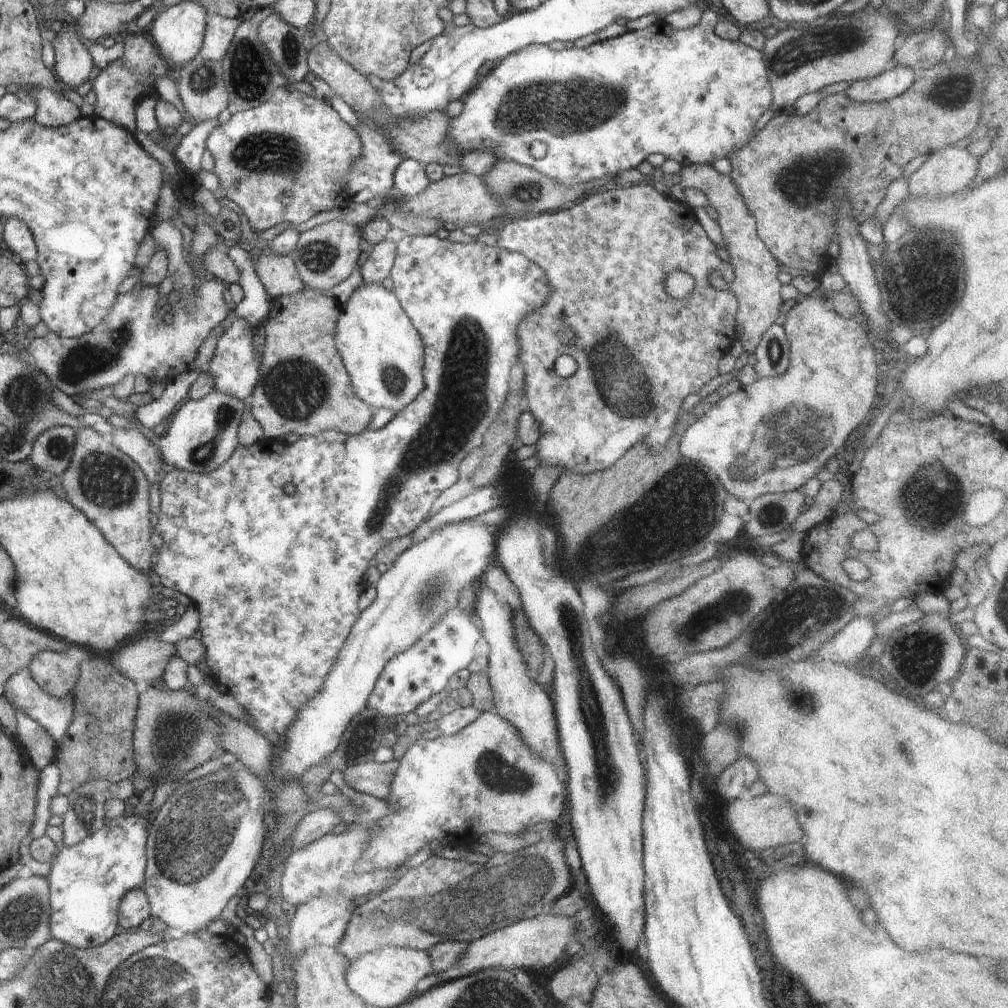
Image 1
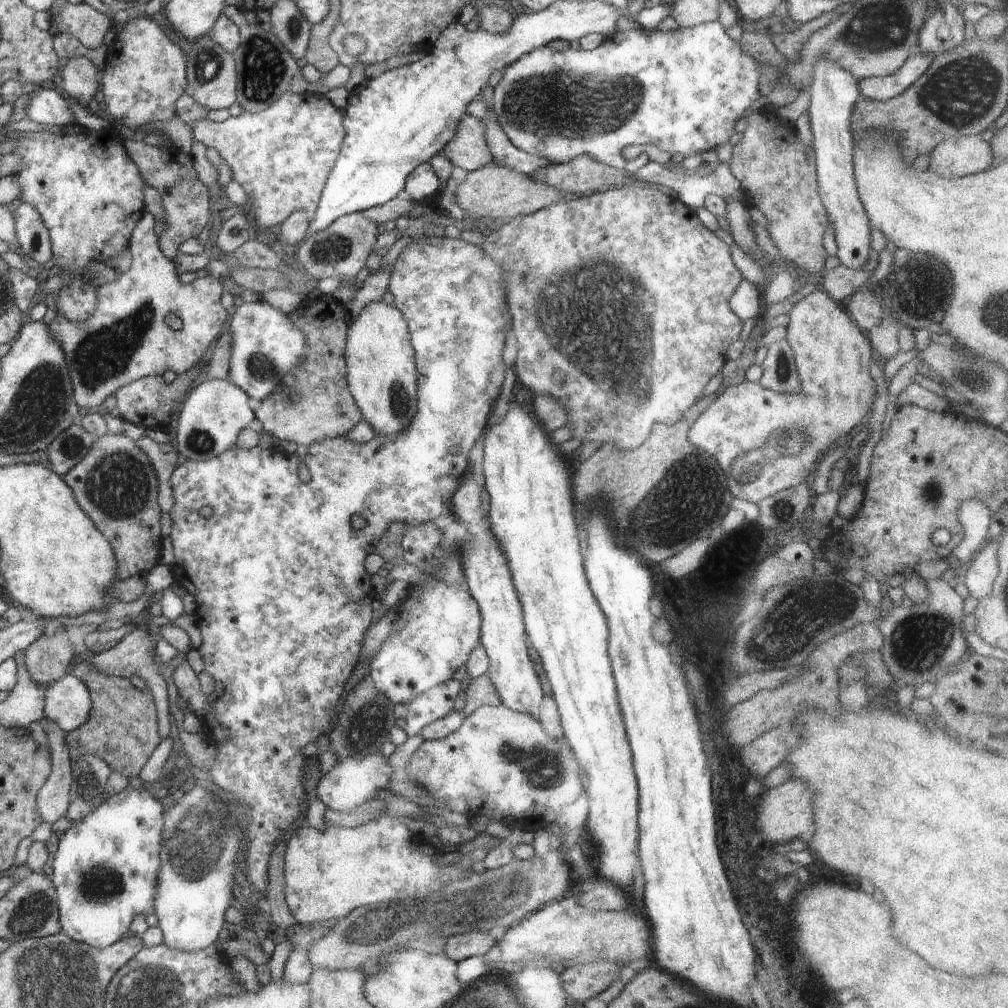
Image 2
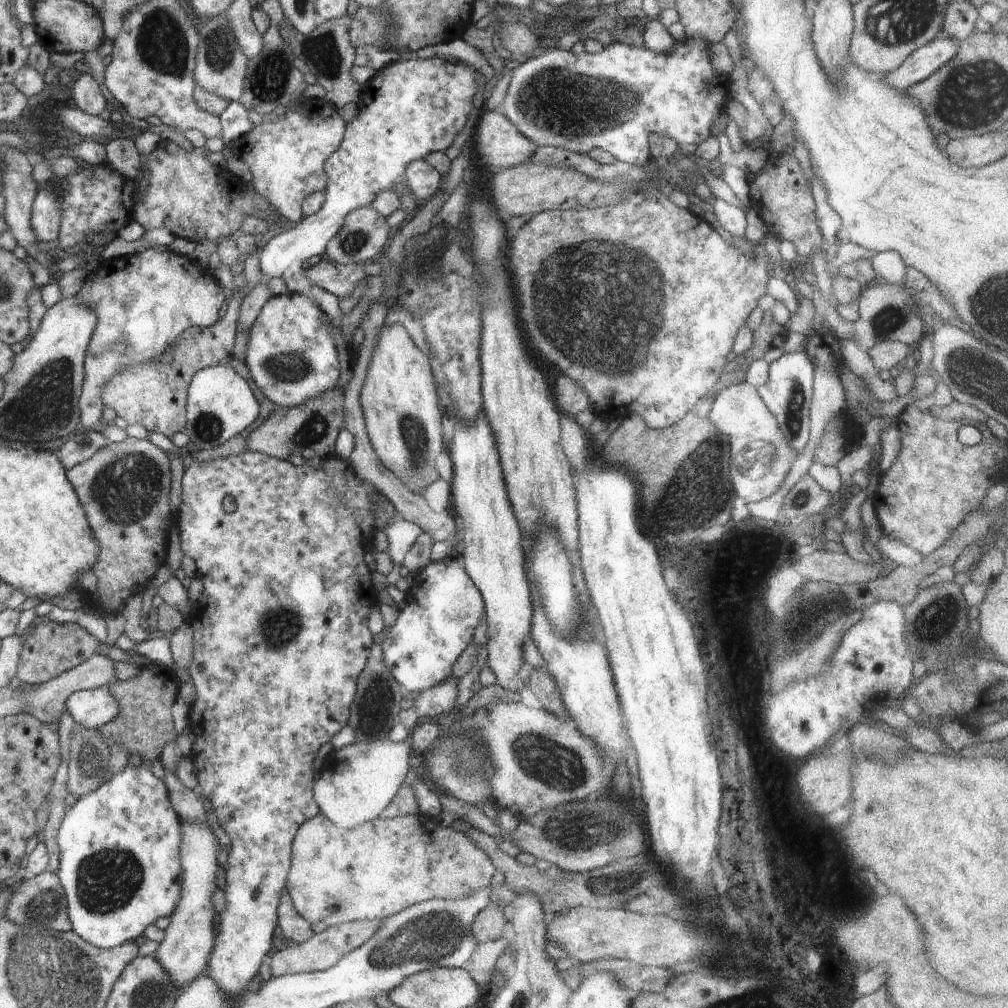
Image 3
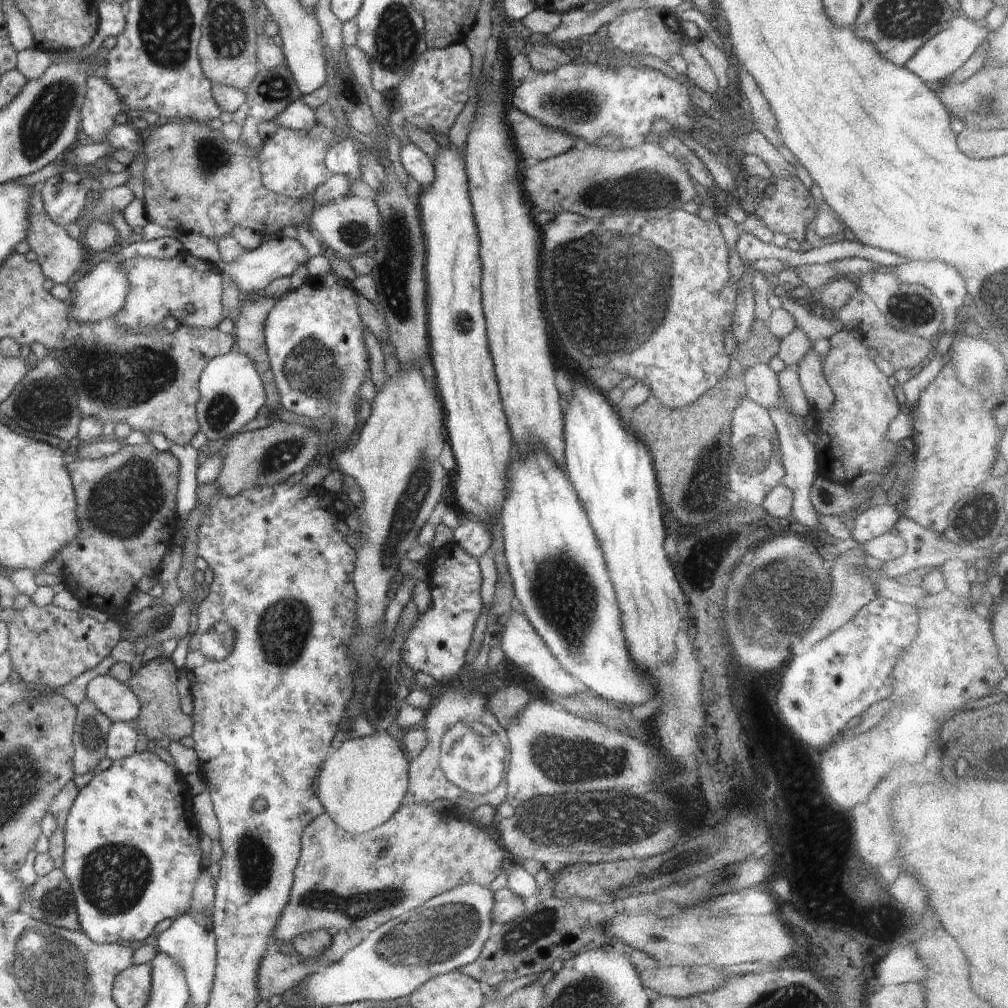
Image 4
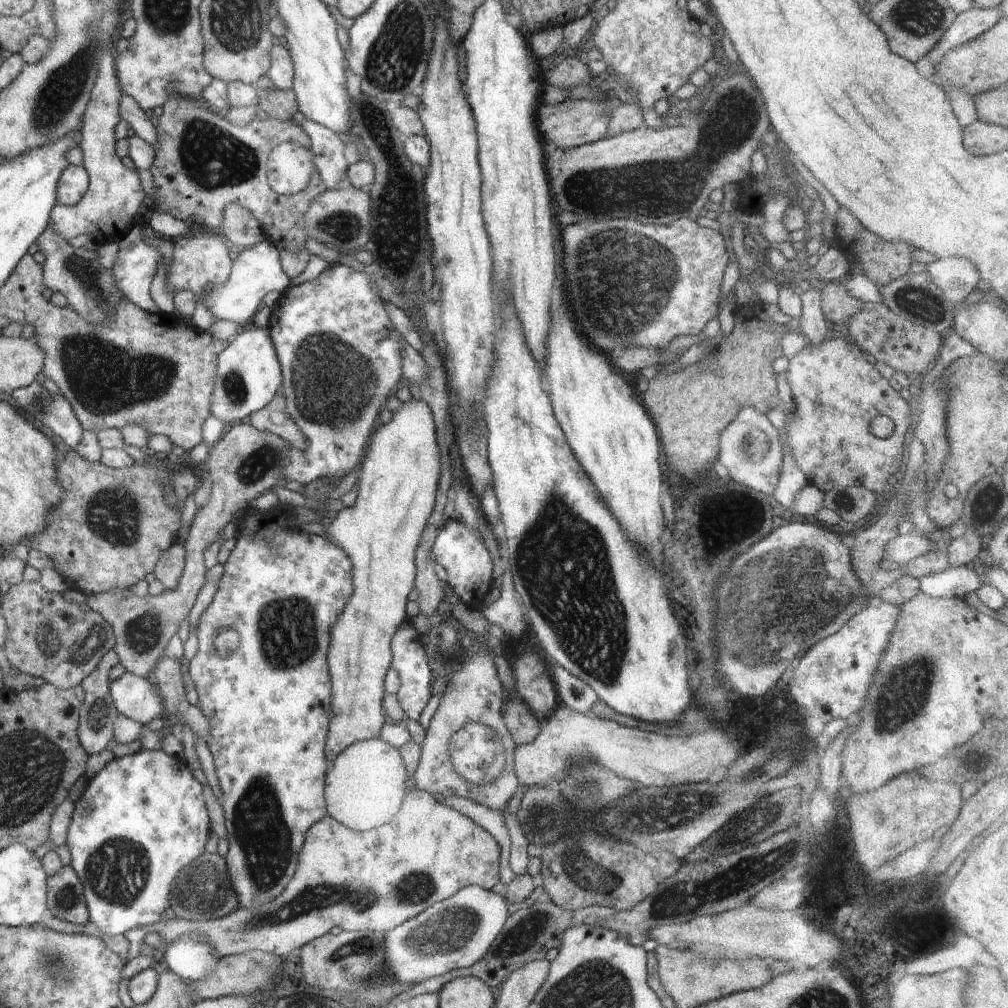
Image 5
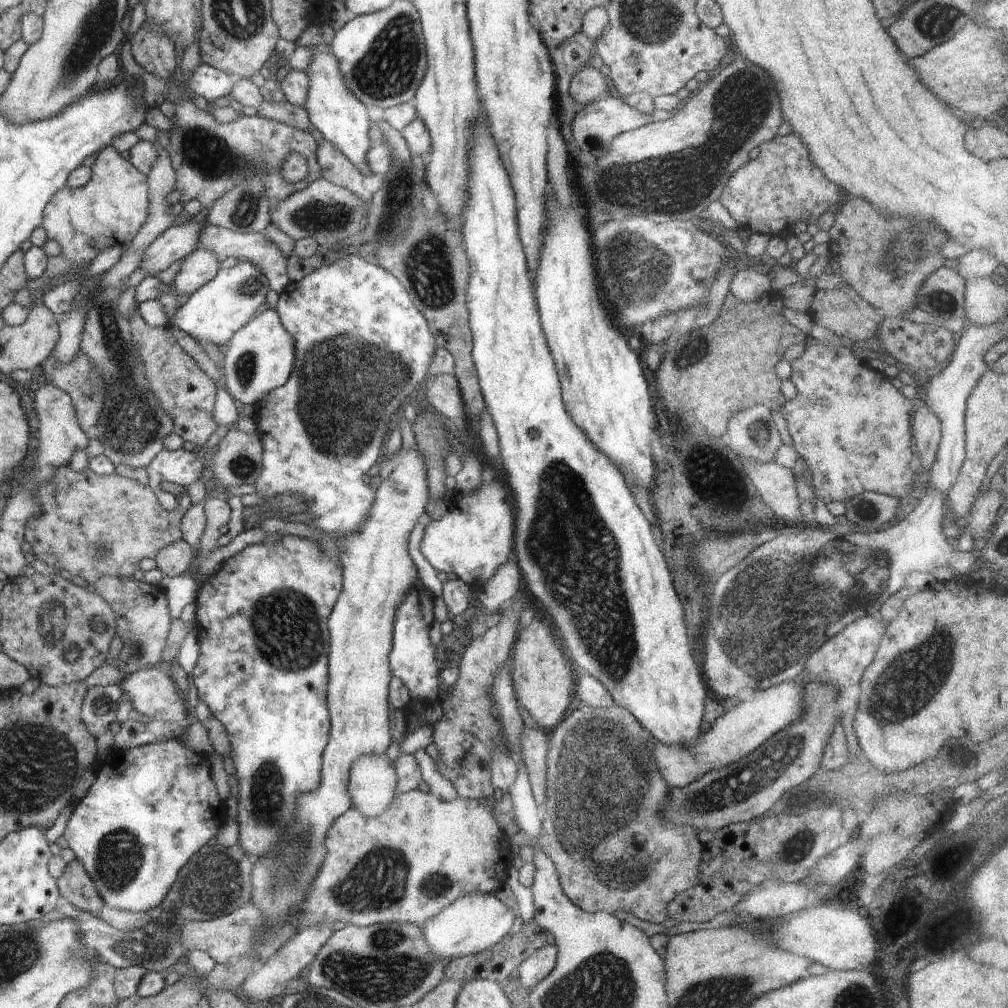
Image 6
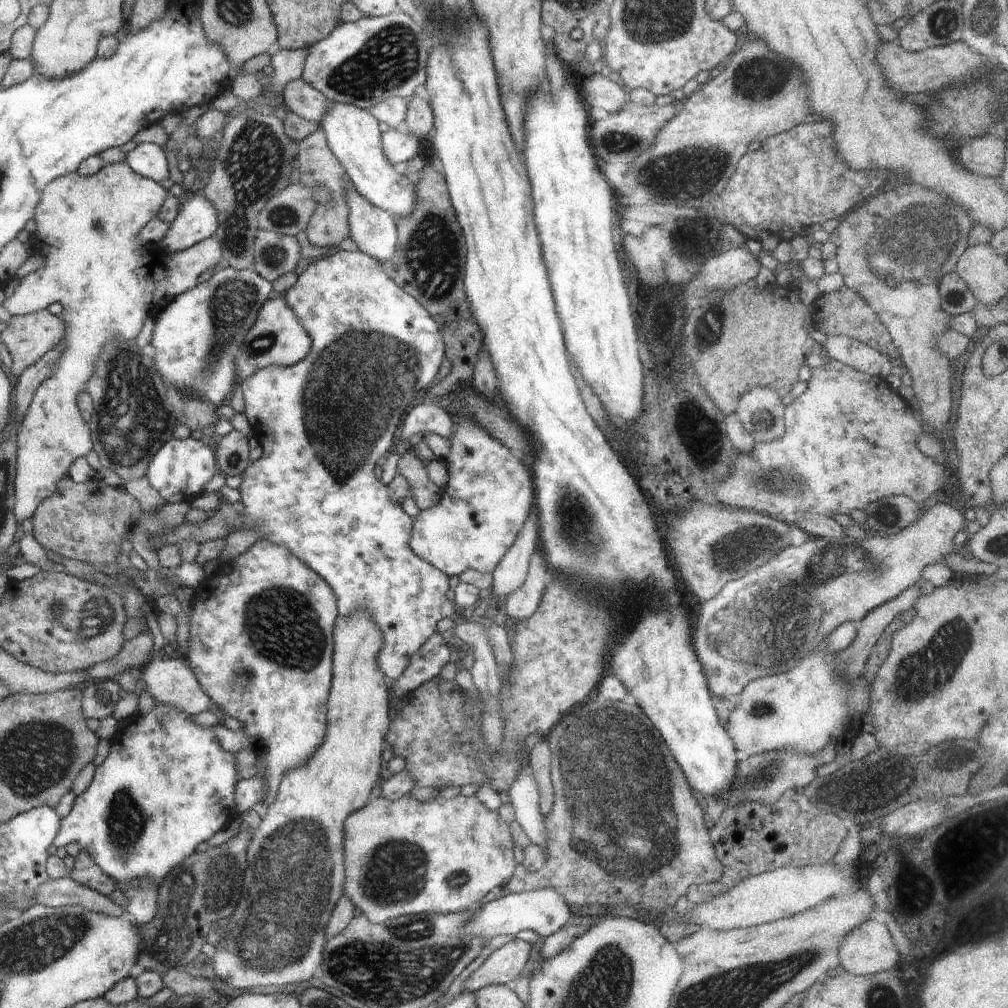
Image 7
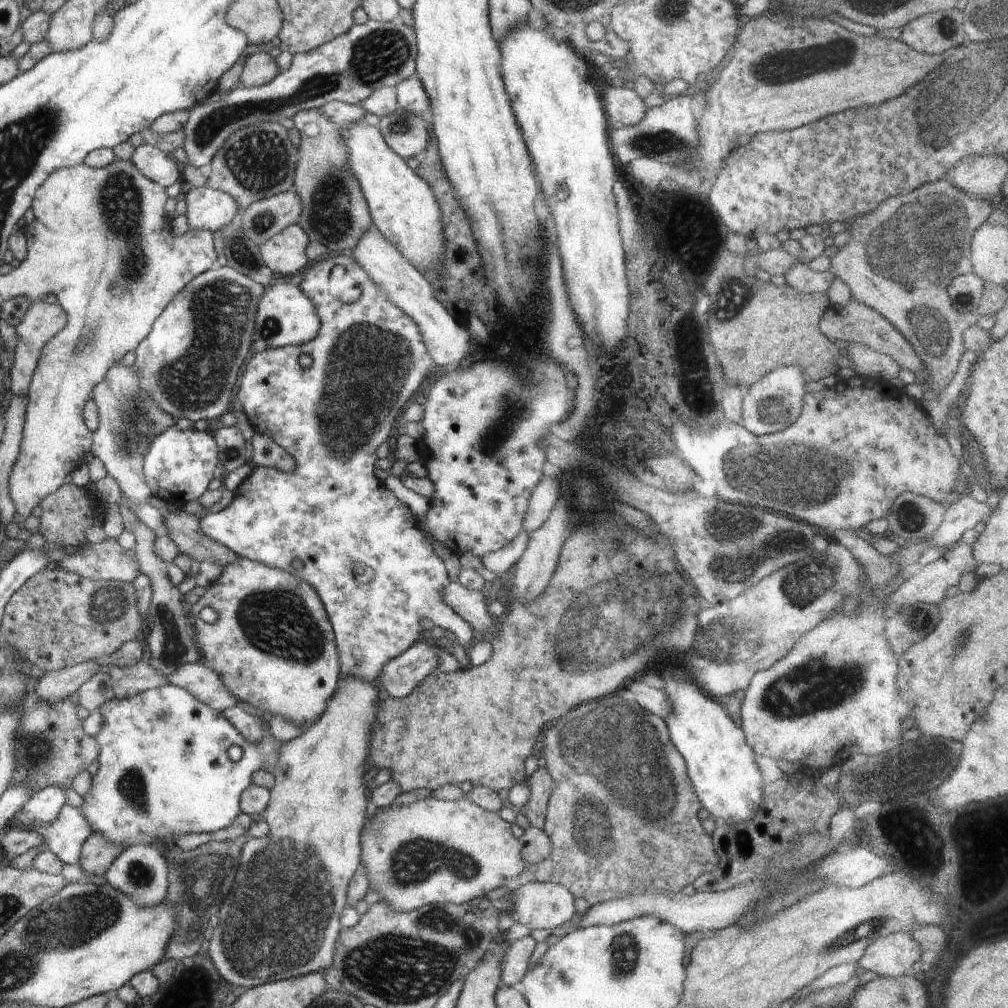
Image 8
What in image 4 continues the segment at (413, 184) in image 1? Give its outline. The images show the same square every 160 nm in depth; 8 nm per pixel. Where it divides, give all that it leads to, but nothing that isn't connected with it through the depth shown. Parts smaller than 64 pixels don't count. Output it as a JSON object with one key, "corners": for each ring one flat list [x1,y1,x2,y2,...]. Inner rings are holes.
{"corners":[[414,143,405,144,400,151,400,162,407,173,418,182,422,189,435,181,435,166,432,160]]}

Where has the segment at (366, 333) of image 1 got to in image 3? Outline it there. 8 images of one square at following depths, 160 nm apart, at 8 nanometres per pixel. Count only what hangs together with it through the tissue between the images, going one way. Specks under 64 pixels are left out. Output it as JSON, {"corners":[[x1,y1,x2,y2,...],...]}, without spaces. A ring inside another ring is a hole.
{"corners":[[400,322,389,326,382,324,366,372,359,401,365,418,367,435,374,452,382,464,399,479,402,479,412,492,422,494,427,486,440,478,435,464,438,454,443,451,440,424,443,416,441,406,438,403,439,398,428,354,423,353,414,345,414,341]]}

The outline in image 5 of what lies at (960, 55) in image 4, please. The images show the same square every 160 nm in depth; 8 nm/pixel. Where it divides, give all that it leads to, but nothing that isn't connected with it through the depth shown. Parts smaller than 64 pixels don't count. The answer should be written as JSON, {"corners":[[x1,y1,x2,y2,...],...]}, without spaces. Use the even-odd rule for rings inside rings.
{"corners":[[974,6,971,10,958,14,948,32,940,38,932,52,928,52,928,60,933,65,938,64,946,52,978,38,980,34,993,28,1002,17,1002,10,999,7,984,9]]}

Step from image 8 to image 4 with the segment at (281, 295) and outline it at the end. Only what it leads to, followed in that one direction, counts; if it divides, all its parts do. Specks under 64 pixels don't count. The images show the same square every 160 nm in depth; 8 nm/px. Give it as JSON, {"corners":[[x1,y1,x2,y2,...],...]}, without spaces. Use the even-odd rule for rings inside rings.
{"corners":[[234,348,230,353,220,355,210,362,204,368,202,376,199,378,199,402,198,402,198,421,199,430,207,436,207,446,209,442,214,440,228,440,232,436,236,436,246,426,247,422,254,420,258,414,258,410,267,404,267,398,264,383,258,374,257,368,252,361,245,355]]}

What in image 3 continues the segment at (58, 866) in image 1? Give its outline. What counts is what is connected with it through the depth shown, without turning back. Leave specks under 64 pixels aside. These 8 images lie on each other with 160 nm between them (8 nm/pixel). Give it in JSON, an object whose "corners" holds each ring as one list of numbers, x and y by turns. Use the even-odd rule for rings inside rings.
{"corners":[[141,764,138,768,127,766,121,773,115,774,107,783,102,783,95,791,80,797,77,802,65,812,64,819,57,834,59,846,59,881,67,895,67,913,70,915,72,930,86,942,101,949,111,949,125,942,138,938,147,926,154,923,160,916,168,916,175,912,182,894,183,867,179,861,180,848,180,818,172,808,165,782,159,780,150,771,150,766]]}

